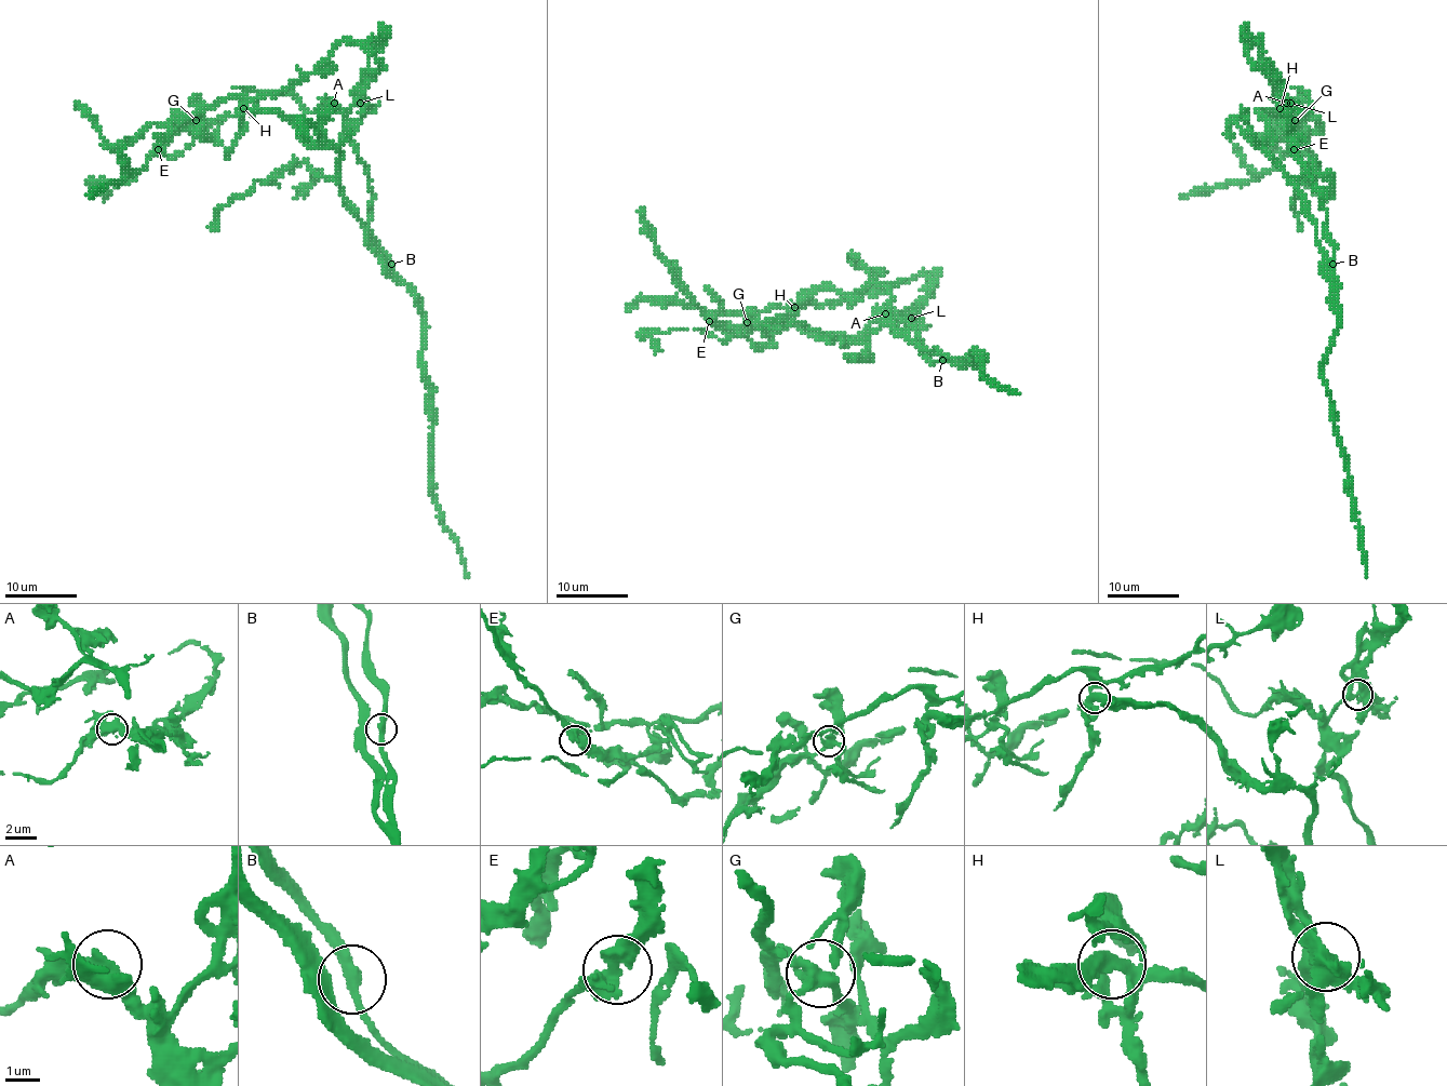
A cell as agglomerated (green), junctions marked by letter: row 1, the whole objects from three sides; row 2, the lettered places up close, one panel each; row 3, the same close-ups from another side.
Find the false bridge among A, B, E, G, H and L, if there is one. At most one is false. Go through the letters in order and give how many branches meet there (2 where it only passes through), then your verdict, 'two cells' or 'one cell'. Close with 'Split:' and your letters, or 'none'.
A: branches 4; one cell
B: branches 2; one cell
E: branches 3; one cell
G: branches 4; one cell
H: branches 4; one cell
L: branches 4; one cell
Split: none

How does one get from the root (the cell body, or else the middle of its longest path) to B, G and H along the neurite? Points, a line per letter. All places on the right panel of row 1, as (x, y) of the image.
B: (1301, 192), (1302, 203), (1317, 226), (1323, 270), (1328, 276), (1334, 264)
G: (1301, 192), (1256, 147), (1267, 135), (1261, 111), (1276, 111), (1282, 95), (1283, 111), (1296, 120)
H: (1301, 192), (1280, 165), (1261, 147), (1256, 147), (1267, 135), (1267, 120), (1261, 111), (1280, 108)

